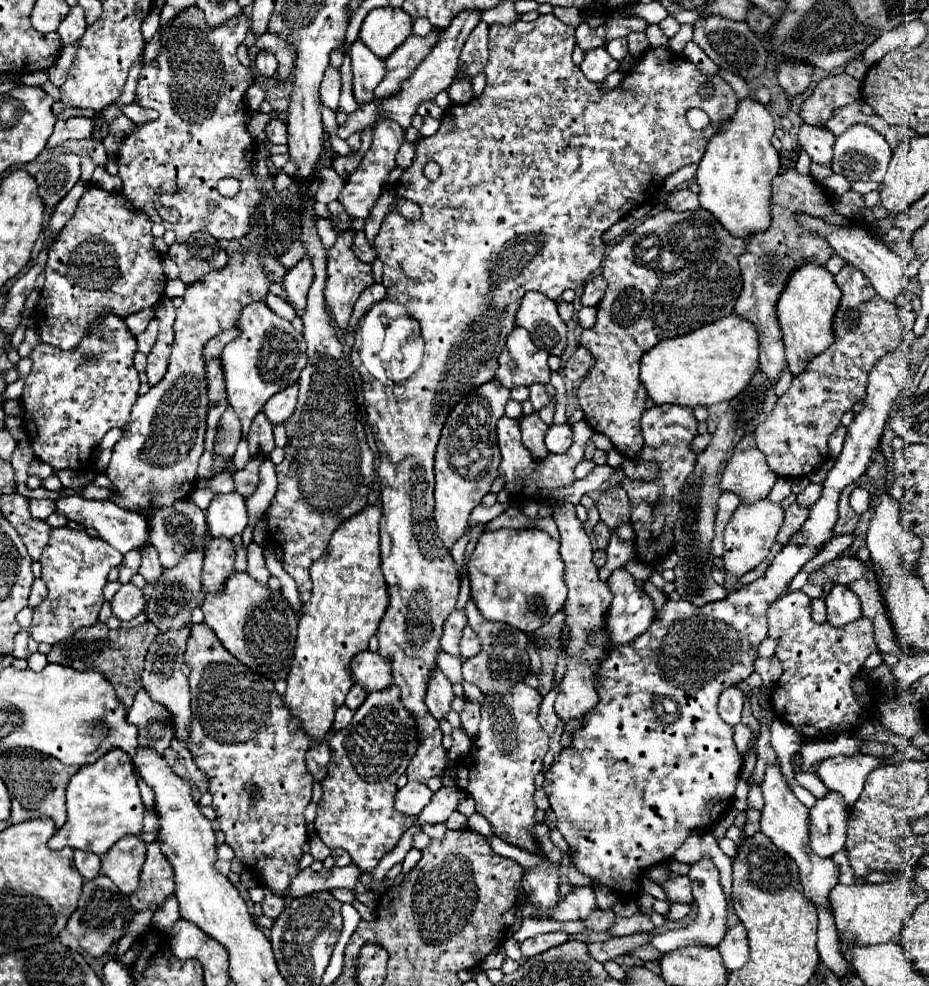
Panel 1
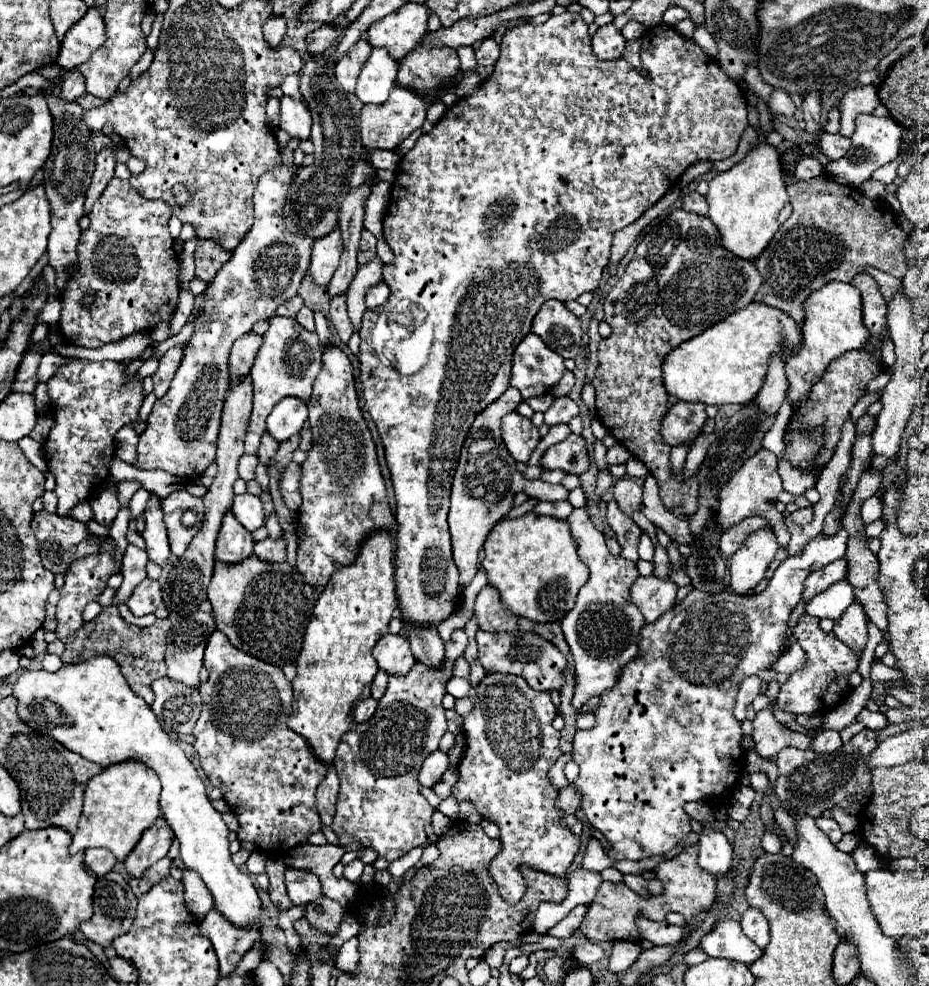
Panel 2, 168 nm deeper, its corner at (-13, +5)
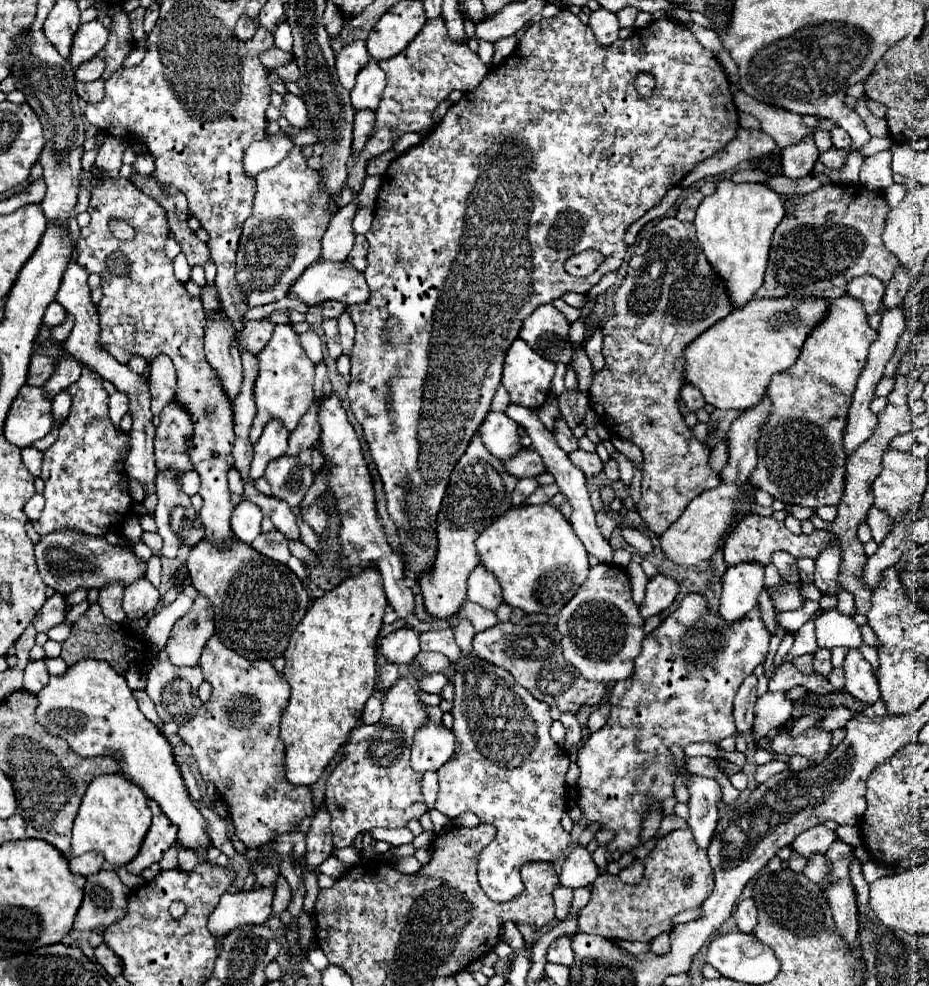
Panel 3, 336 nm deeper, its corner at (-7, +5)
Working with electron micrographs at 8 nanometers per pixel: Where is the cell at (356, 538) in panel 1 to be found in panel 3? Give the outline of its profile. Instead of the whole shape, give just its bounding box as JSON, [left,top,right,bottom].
[280,568,386,786]

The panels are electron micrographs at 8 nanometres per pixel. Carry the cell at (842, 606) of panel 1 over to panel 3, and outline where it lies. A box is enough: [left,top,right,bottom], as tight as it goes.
[844,648,880,706]

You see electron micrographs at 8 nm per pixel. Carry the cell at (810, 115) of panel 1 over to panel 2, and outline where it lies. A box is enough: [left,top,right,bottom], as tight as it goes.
[824,102,840,134]

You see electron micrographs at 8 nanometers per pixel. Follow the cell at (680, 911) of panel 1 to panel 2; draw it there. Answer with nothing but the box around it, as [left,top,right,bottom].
[636,916,686,946]

